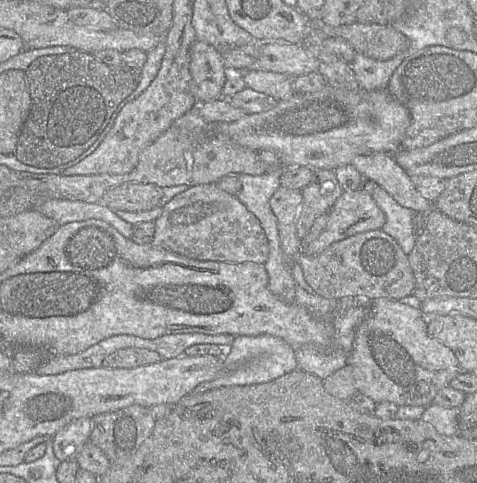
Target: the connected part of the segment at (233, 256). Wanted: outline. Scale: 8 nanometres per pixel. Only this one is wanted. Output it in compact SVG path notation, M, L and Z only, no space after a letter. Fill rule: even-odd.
M216 183L189 186L187 190L177 194L164 205L161 216L154 223L155 235L152 245L188 258L201 261L264 264L269 256L269 243L257 217L237 196L221 190Z

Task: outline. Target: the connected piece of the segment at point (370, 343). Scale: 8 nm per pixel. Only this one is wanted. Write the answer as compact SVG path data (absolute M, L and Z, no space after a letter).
M378 298L366 303L368 314L355 331L353 348L348 356L358 392L370 397L375 403L388 401L399 406L428 407L436 394L449 386L451 380L461 372L459 362L450 348L428 333L427 317L420 307L404 301Z

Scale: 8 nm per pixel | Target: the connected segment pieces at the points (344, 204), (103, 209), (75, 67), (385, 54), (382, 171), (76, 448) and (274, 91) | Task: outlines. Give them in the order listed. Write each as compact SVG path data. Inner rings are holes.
M346 190L328 211L328 221L318 238L303 247L303 253L317 255L333 243L358 233L378 230L385 224L383 211L375 203L372 194Z
M42 198L42 204L35 209L60 225L88 219L100 219L109 223L124 237L132 239L133 225L121 219L113 209L103 202Z
M72 50L69 53L41 56L24 71L31 97L31 109L16 145L16 158L29 166L54 169L85 152L99 137L117 106L138 86L141 69L128 64L109 66L92 53Z
M321 22L321 32L326 37L347 40L357 53L377 60L388 60L409 47L408 38L392 25L353 22L332 27Z
M375 152L355 157L351 164L386 190L401 206L416 213L427 213L433 203L416 189L409 176L394 159L394 153Z
M81 417L59 430L53 439L54 454L61 462L76 460L83 446L89 441L92 418Z
M249 70L249 71L231 71L231 72L244 72L244 79L247 87L251 89L264 93L268 96L273 97L277 101L290 99L295 92L292 88L292 80L294 77L291 77L287 74L271 72L271 71L262 71L262 70Z

